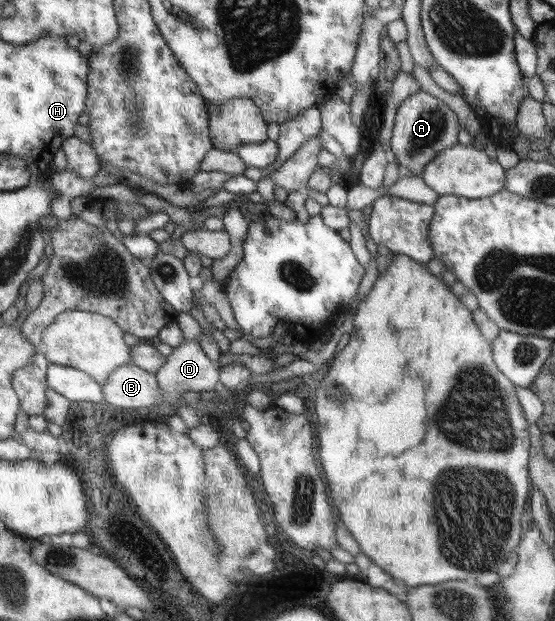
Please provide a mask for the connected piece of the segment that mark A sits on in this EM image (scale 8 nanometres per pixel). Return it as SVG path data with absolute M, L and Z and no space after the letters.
M422 90L413 94L410 98L406 98L406 100L403 100L397 105L397 113L395 115L392 136L388 138L390 149L396 157L397 164L402 166L404 170L408 170L407 175L421 174L425 169L425 166L442 150L459 143L457 134L463 126L462 122L448 104L439 98L436 98L434 95L428 94Z

